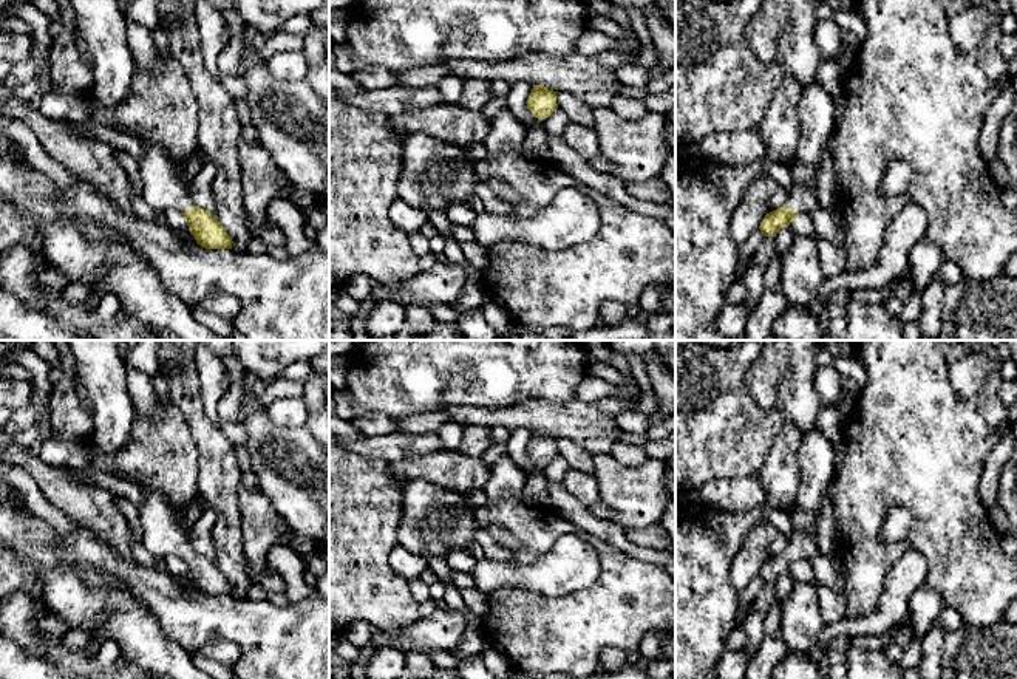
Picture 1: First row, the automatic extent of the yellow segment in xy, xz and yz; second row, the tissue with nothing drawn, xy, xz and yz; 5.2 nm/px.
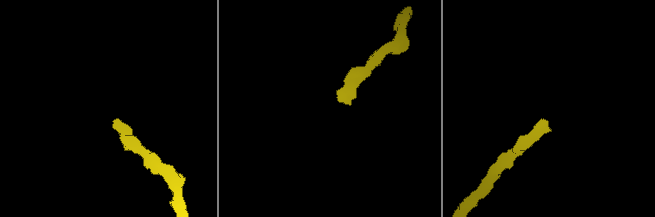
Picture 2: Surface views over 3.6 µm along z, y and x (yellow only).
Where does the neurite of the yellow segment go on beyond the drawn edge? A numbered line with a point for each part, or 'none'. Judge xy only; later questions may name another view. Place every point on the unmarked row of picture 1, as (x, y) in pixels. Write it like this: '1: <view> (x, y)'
1: xy (161, 534)

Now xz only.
1: xz (527, 464)

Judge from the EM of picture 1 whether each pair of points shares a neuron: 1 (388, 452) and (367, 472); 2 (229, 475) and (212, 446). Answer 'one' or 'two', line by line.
1: two
2: one

